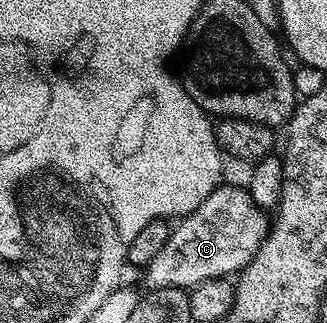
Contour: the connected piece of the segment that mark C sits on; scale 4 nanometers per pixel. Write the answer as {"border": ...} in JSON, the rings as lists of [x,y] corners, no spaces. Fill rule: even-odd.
{"border":[[[225,182],[194,212],[180,217],[176,224],[169,233],[167,246],[163,246],[163,250],[159,250],[159,254],[155,254],[155,258],[151,258],[151,262],[143,270],[146,289],[192,290],[208,280],[220,280],[240,273],[241,269],[253,261],[259,246],[268,236],[271,220],[253,201],[249,191]]]}

